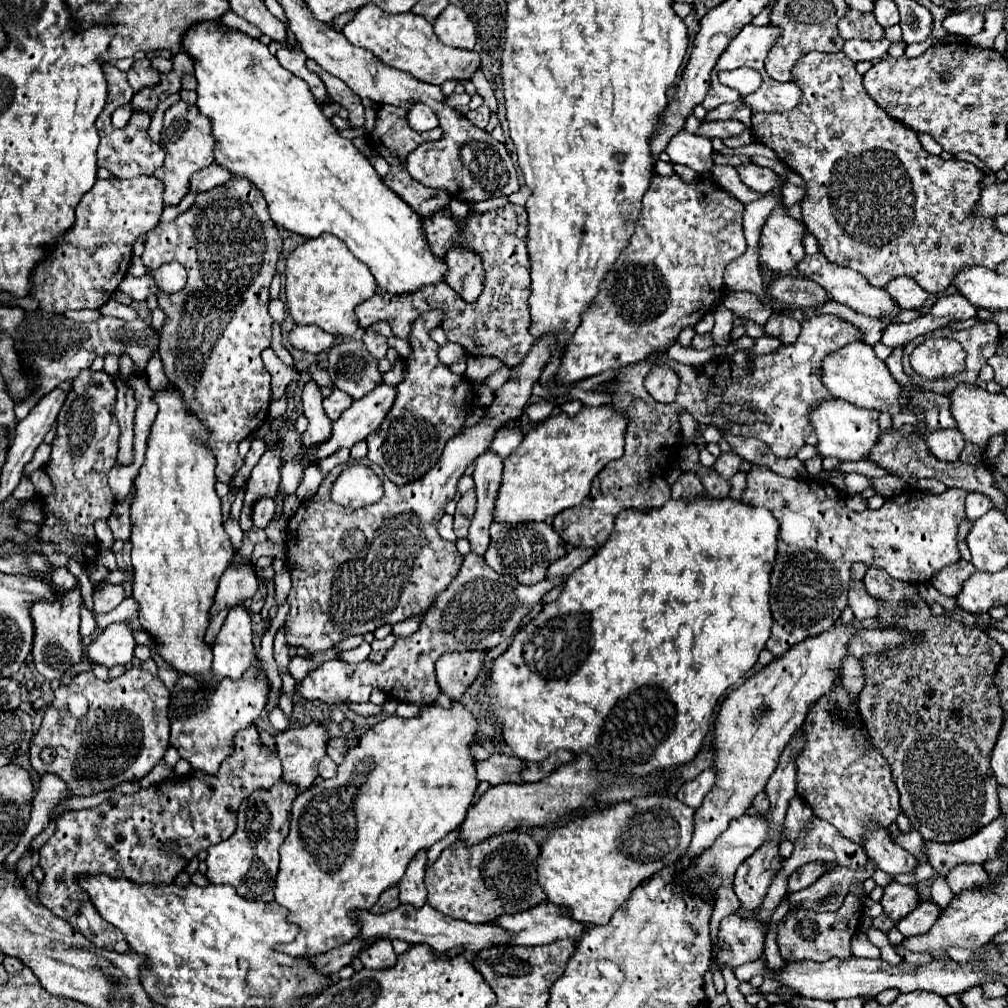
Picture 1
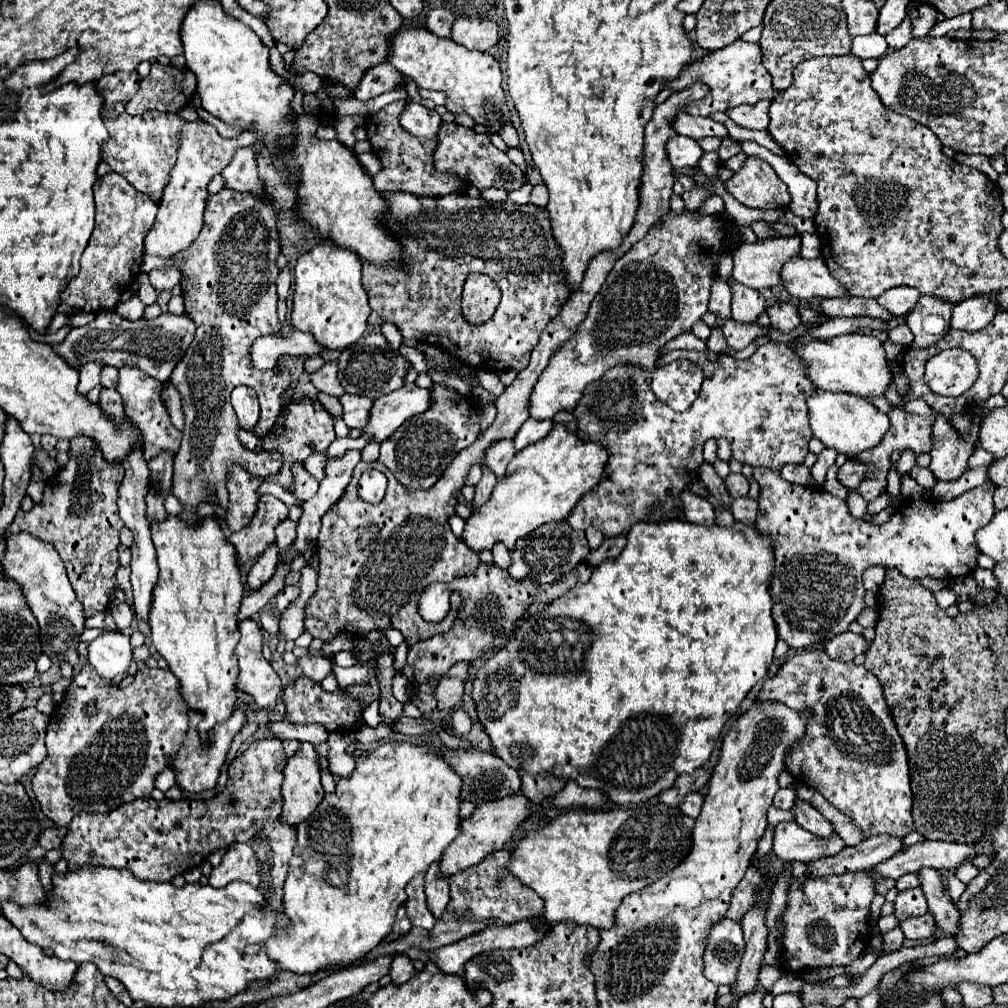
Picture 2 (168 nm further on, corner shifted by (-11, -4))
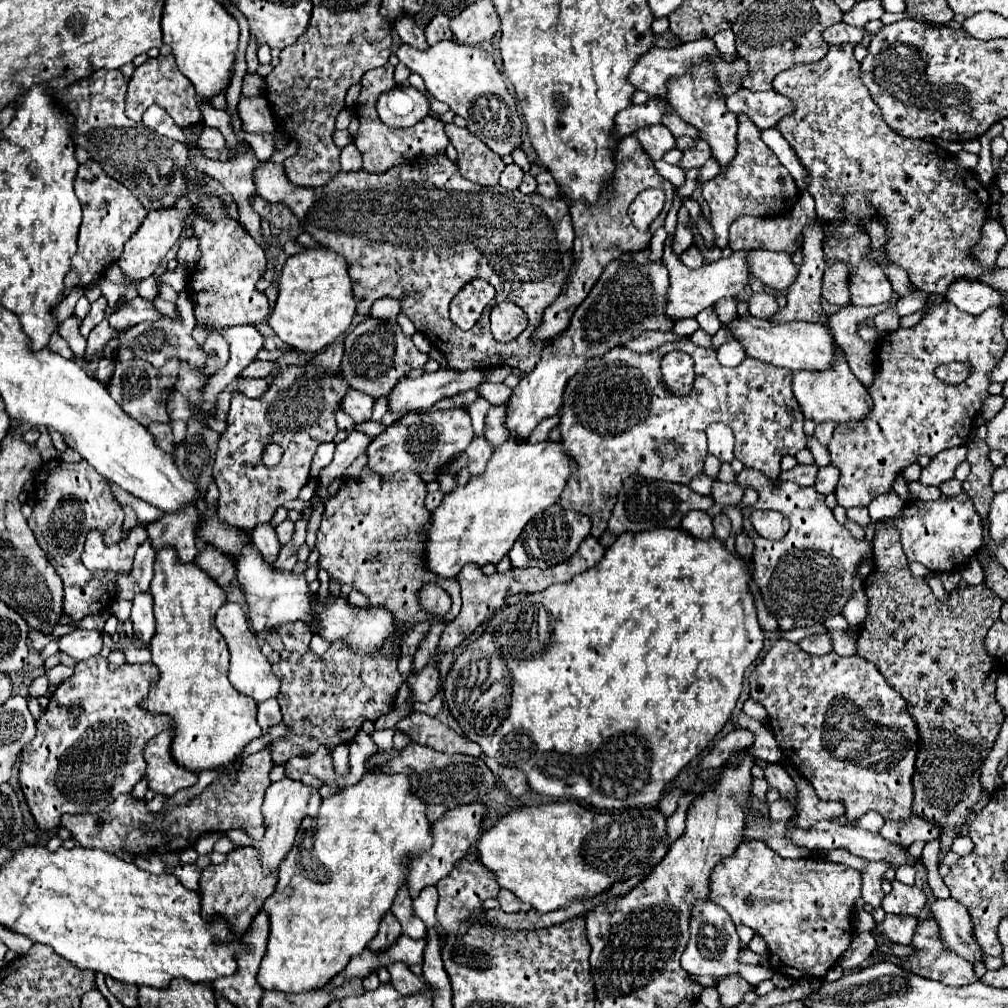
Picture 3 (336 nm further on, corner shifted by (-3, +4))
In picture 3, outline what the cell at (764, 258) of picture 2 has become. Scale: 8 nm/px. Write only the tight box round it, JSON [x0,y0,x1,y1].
[663,236,751,319]

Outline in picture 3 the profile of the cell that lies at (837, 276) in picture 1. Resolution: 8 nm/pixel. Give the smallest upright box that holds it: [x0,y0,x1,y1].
[751,251,799,291]

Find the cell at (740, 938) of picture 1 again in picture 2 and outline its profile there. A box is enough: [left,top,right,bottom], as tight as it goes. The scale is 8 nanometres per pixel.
[703,919,745,985]

